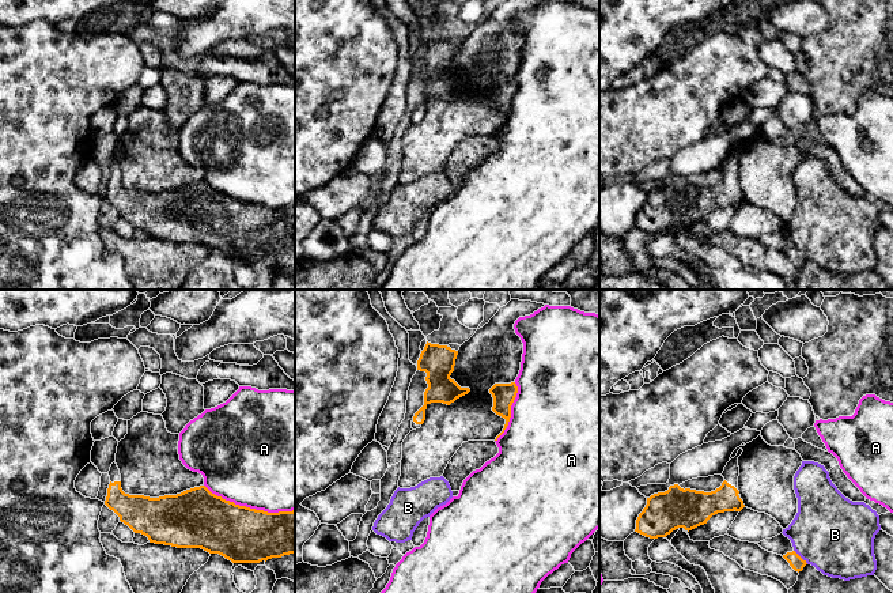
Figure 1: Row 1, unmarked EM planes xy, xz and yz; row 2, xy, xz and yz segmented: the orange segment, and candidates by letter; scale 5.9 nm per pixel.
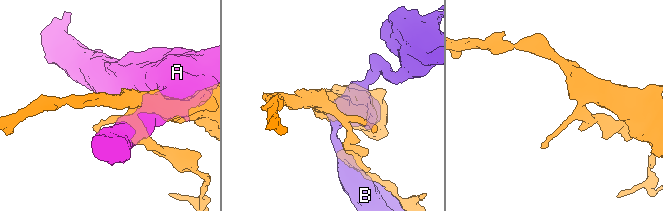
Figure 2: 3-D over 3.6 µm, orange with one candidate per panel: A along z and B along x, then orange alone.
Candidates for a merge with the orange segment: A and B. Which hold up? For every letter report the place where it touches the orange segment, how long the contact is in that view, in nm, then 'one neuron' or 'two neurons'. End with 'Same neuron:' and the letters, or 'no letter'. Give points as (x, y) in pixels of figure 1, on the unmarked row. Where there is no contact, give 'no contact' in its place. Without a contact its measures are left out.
A: contact xy (249, 203); length 550 nm; two neurons
B: contact yz (799, 252); length 120 nm; two neurons
Same neuron: no letter

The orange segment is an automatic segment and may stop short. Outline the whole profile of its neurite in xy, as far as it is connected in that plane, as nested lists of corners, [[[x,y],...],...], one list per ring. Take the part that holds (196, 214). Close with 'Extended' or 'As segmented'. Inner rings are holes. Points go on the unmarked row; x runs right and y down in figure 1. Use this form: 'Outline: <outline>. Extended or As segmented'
Outline: [[[116,158],[111,159],[109,171],[105,200],[135,228],[147,231],[150,238],[201,243],[209,249],[219,249],[232,258],[260,258],[295,249],[295,205],[268,208],[239,201],[212,189],[205,181],[159,193],[129,190],[121,184],[121,170]]]. Extended

